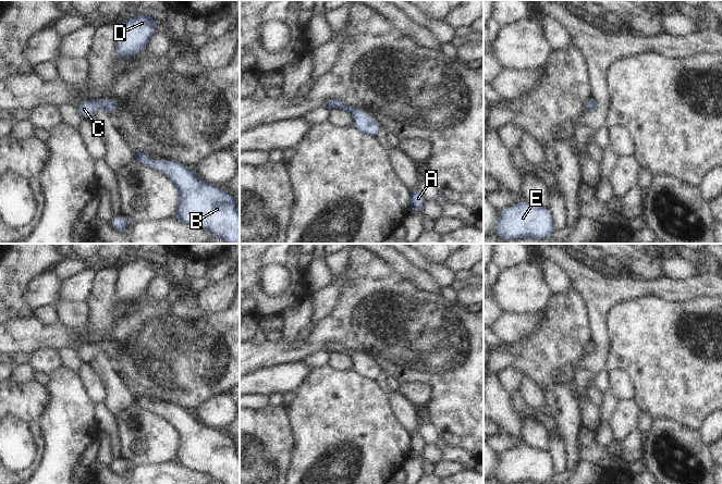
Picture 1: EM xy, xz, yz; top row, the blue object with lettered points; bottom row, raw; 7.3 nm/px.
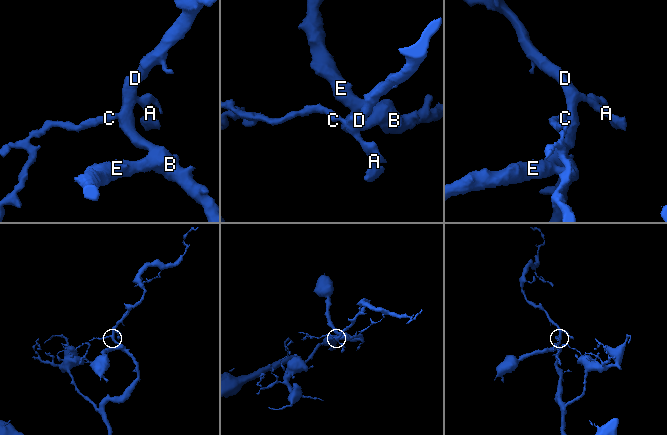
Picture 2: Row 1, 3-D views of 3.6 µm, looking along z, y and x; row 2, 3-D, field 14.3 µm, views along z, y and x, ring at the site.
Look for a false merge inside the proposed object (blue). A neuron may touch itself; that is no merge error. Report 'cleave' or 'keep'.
keep

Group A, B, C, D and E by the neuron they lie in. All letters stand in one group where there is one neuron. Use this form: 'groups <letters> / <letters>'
groups A B C D E

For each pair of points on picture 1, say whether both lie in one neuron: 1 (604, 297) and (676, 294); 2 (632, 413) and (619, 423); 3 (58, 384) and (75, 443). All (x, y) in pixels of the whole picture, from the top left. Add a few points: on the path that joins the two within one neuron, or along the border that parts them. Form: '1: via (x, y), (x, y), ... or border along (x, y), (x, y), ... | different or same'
1: via (622, 288), (659, 288) | same
2: via (628, 414), (622, 421) | same
3: via (68, 398), (69, 429) | same

